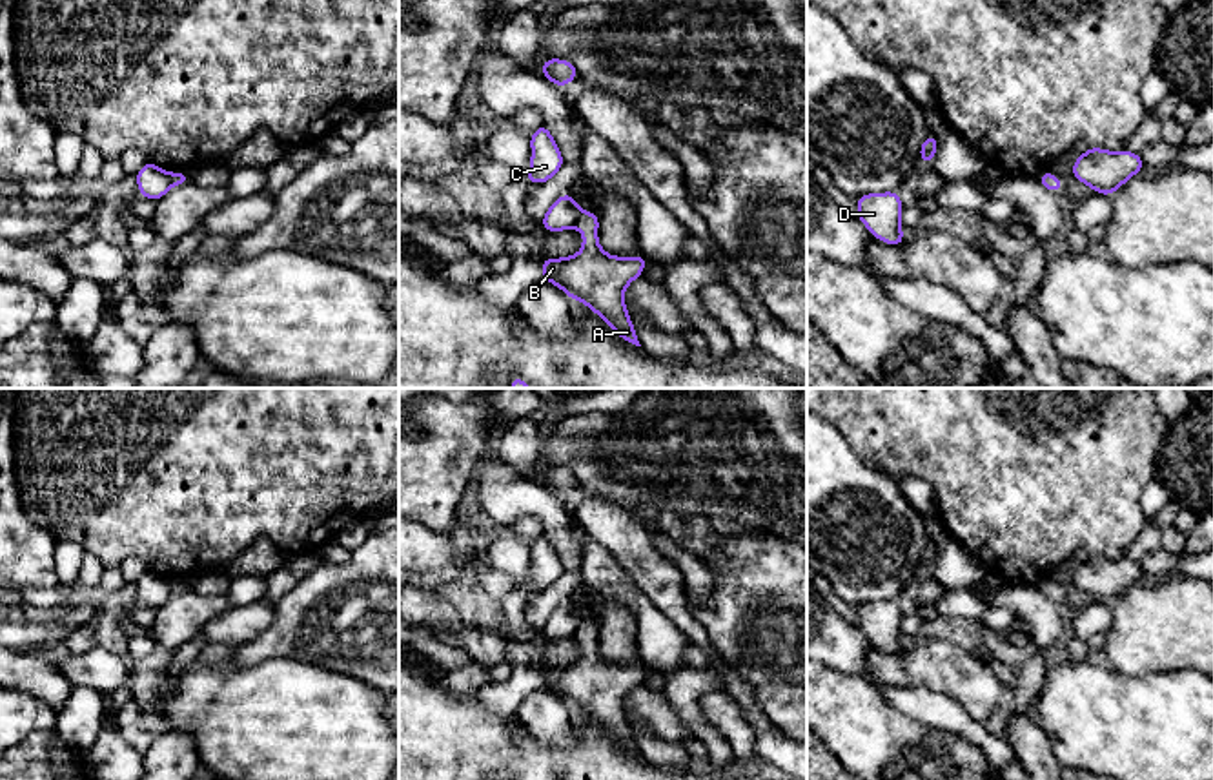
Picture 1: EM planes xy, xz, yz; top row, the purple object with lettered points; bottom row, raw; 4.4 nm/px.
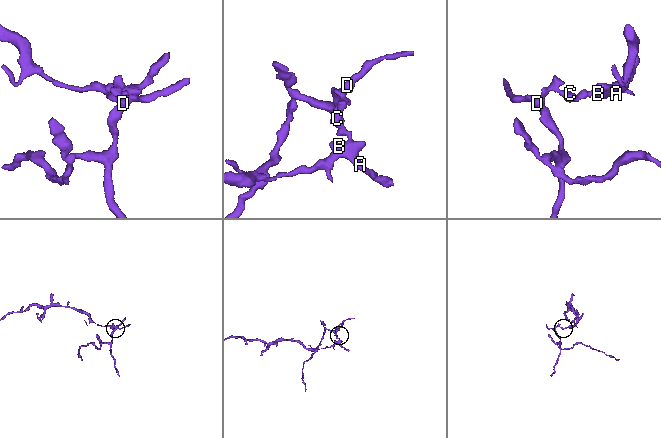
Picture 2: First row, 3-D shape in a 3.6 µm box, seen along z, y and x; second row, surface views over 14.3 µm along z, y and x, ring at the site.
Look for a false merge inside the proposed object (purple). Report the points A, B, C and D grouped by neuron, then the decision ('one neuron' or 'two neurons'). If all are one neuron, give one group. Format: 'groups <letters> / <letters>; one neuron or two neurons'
groups A B / C D; two neurons

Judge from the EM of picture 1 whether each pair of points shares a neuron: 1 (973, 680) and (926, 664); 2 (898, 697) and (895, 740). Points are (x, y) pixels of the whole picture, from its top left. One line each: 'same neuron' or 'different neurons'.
1: same neuron
2: different neurons

